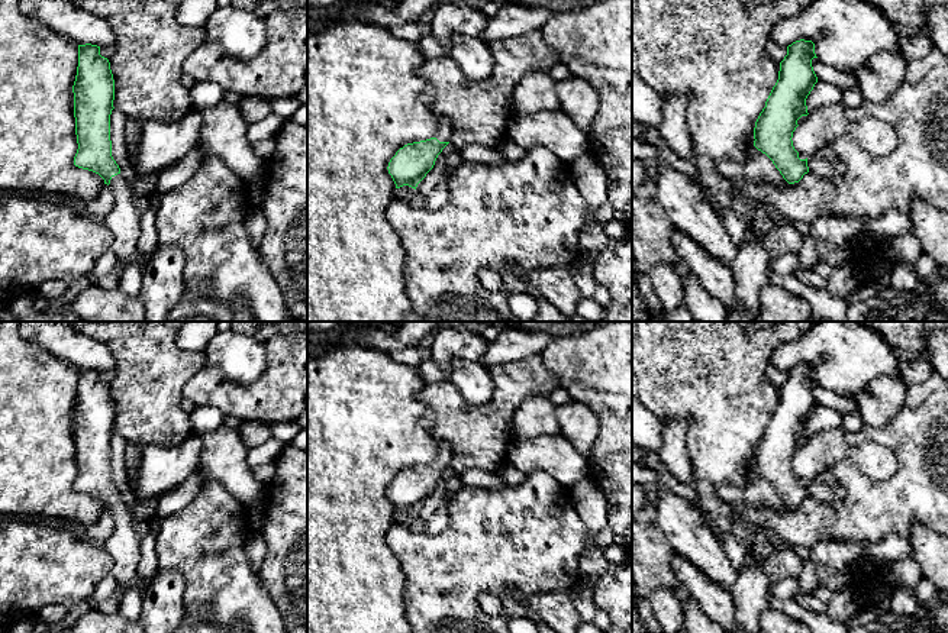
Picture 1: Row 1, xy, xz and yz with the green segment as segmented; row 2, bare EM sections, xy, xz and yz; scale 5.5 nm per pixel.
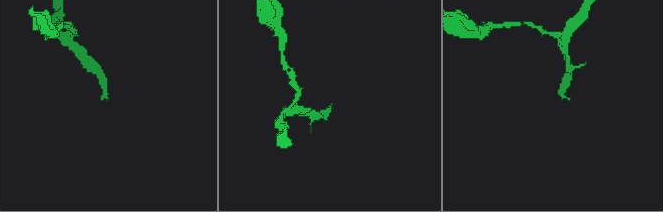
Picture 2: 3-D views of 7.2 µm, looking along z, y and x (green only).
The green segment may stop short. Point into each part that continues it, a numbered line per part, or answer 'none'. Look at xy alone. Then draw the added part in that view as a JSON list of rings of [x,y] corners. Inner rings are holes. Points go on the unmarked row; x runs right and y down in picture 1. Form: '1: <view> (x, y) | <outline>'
1: xy (122, 545) | [[[122,498],[112,501],[110,513],[115,527],[103,542],[104,549],[113,559],[112,575],[123,592],[117,598],[117,614],[136,621],[142,610],[142,579],[139,577],[139,545],[130,508]]]

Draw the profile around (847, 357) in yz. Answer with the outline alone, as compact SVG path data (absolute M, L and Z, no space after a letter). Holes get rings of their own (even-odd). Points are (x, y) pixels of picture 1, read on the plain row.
M818 322L794 342L781 343L773 353L773 365L789 371L804 364L815 368L815 378L826 390L855 397L881 377L900 380L899 361L893 346L877 330L861 322Z

